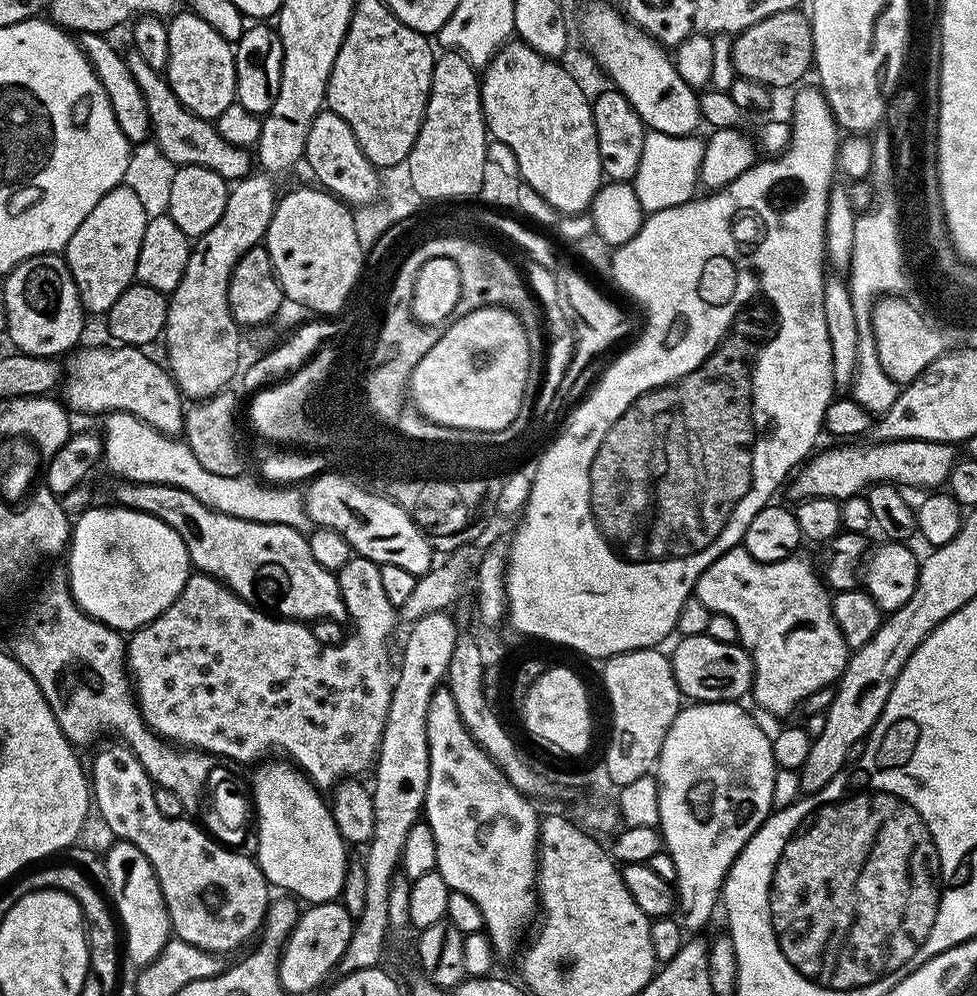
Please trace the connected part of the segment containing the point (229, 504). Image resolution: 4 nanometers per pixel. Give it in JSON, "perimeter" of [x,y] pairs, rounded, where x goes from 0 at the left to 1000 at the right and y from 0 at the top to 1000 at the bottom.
{"perimeter":[[[113,414],[105,419],[104,441],[106,443],[105,465],[124,483],[137,486],[172,486],[193,493],[199,500],[205,501],[213,510],[231,517],[242,514],[242,498],[246,498],[246,506],[250,506],[250,490],[242,494],[242,479],[224,479],[199,460],[192,448],[182,440],[168,438],[158,432],[149,424],[137,420],[128,414]]]}

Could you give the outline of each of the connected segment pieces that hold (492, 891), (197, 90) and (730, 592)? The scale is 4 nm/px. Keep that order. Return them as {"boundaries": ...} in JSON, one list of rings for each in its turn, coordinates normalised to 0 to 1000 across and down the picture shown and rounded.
{"boundaries":[[[[451,689],[446,692],[446,696],[440,701],[440,713],[436,717],[436,741],[438,742],[438,752],[440,753],[440,781],[436,789],[436,801],[434,802],[433,822],[440,829],[444,837],[444,849],[446,850],[446,874],[450,877],[451,882],[456,886],[460,894],[478,898],[479,901],[488,907],[489,912],[493,914],[495,922],[495,935],[498,936],[504,953],[509,961],[516,962],[528,952],[528,947],[532,944],[532,939],[536,936],[536,931],[540,927],[546,927],[547,921],[551,916],[551,852],[553,849],[553,825],[554,816],[549,816],[549,811],[545,808],[546,804],[539,799],[535,799],[524,786],[518,781],[518,777],[506,766],[499,758],[491,752],[487,742],[479,735],[478,729],[471,724],[469,709],[463,700],[463,694],[458,689]]],[[[197,10],[177,15],[171,25],[173,54],[170,79],[176,93],[199,114],[220,122],[242,98],[242,58],[228,34]]],[[[760,548],[749,550],[743,556],[739,556],[739,560],[732,562],[724,572],[714,580],[712,585],[711,597],[719,604],[723,604],[723,608],[732,617],[742,618],[751,624],[751,629],[755,629],[755,637],[757,638],[756,646],[770,659],[770,693],[768,696],[769,702],[774,702],[780,710],[786,715],[791,715],[794,719],[807,719],[814,711],[818,712],[822,708],[823,703],[829,697],[833,697],[837,693],[855,688],[859,684],[860,679],[866,673],[868,668],[868,660],[870,652],[868,646],[864,644],[864,638],[860,636],[858,624],[852,615],[852,598],[849,591],[845,589],[842,582],[839,580],[838,574],[835,573],[832,563],[827,562],[820,556],[812,556],[802,562],[796,564],[788,564],[781,566],[768,558]]]]}

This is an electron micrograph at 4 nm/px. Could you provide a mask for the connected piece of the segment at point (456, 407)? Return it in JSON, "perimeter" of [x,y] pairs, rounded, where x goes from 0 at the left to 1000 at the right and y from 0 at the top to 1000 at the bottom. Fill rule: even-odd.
{"perimeter":[[[492,307],[484,310],[483,312],[476,312],[474,316],[475,317],[468,316],[454,330],[460,329],[456,330],[454,334],[449,334],[449,336],[445,338],[442,350],[440,350],[432,361],[428,363],[426,369],[422,373],[422,378],[418,382],[416,390],[420,395],[421,405],[430,417],[435,420],[435,422],[442,423],[445,426],[450,426],[452,429],[471,431],[480,436],[486,436],[486,434],[503,436],[523,428],[523,425],[526,424],[527,418],[531,414],[535,394],[538,392],[538,384],[541,382],[540,372],[542,371],[542,347],[538,343],[538,335],[536,334],[536,327],[533,318],[529,317],[528,314],[520,308]]]}

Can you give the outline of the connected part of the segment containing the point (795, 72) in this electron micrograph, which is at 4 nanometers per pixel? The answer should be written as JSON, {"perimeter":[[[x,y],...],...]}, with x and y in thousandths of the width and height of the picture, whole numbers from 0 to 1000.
{"perimeter":[[[807,9],[785,16],[750,40],[753,41],[749,44],[749,64],[754,74],[765,82],[786,88],[802,88],[815,83],[833,62],[830,21],[820,9]]]}

